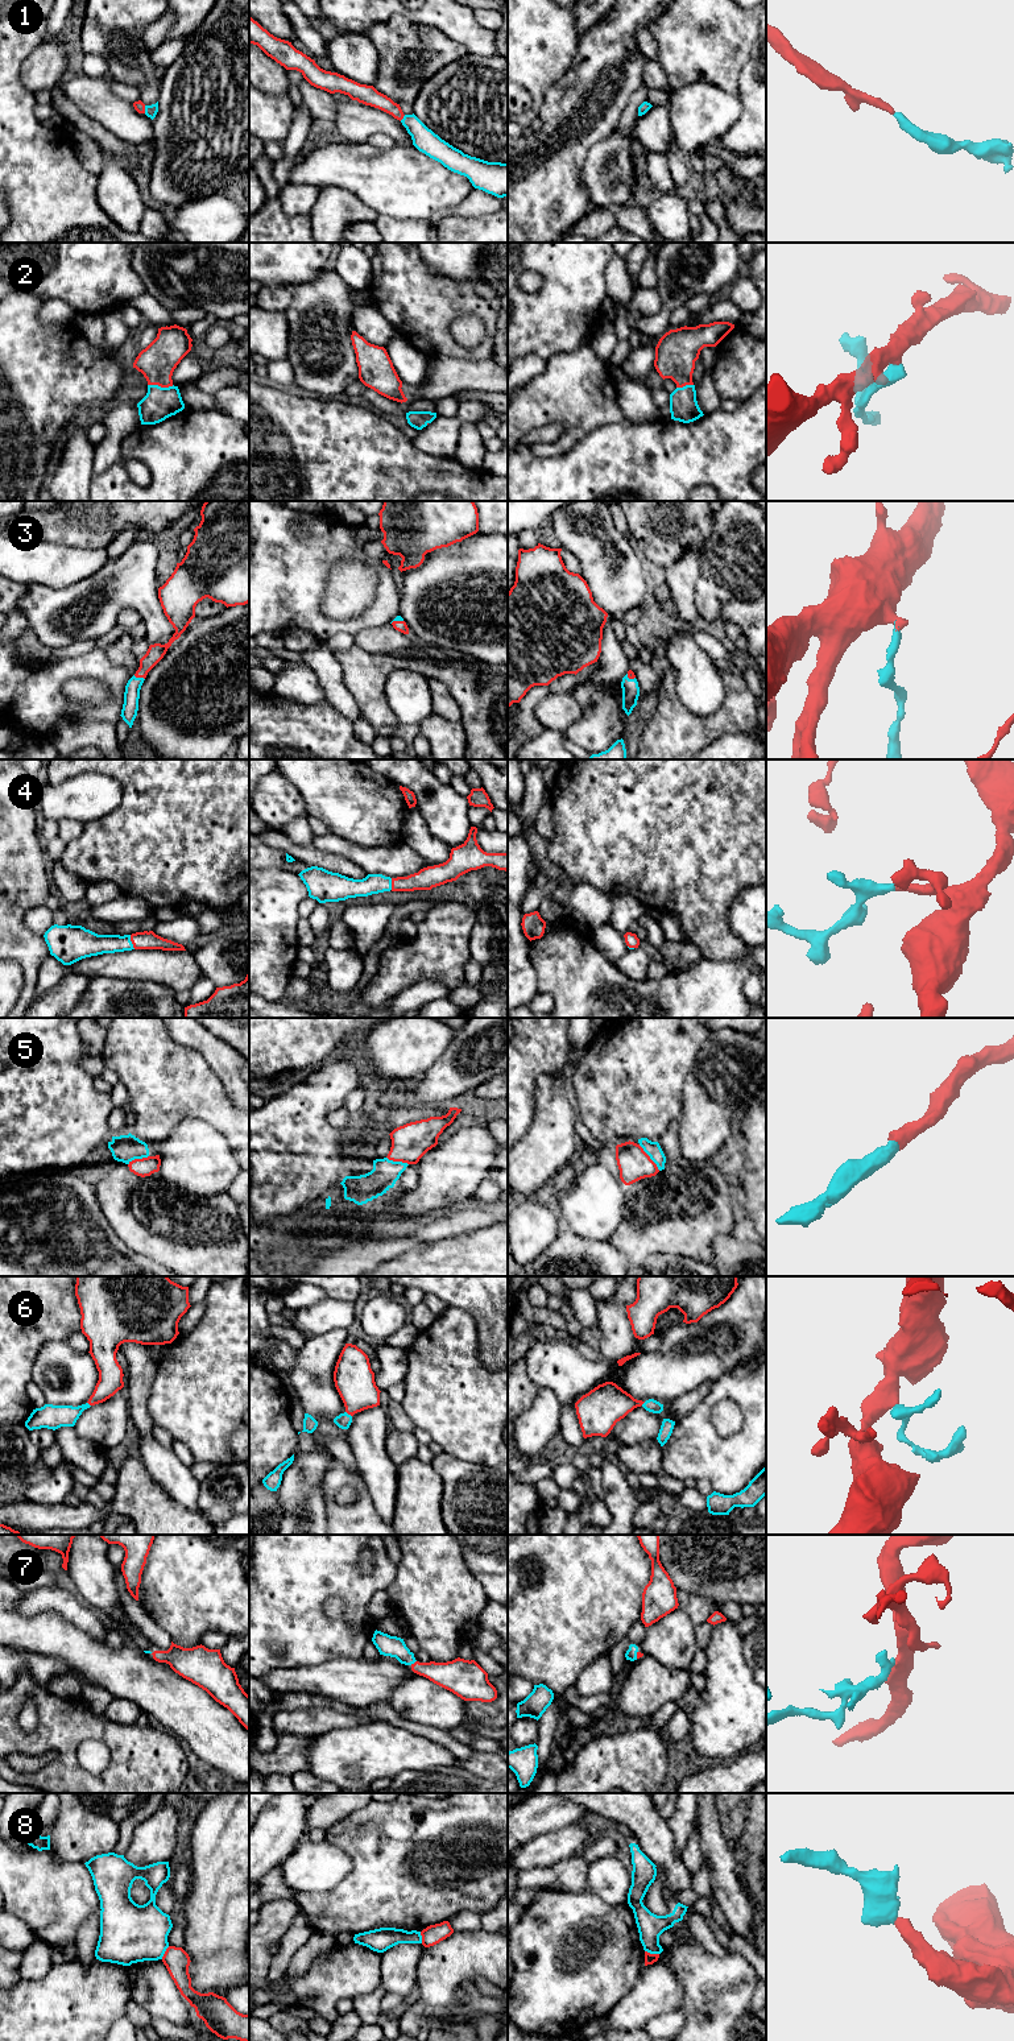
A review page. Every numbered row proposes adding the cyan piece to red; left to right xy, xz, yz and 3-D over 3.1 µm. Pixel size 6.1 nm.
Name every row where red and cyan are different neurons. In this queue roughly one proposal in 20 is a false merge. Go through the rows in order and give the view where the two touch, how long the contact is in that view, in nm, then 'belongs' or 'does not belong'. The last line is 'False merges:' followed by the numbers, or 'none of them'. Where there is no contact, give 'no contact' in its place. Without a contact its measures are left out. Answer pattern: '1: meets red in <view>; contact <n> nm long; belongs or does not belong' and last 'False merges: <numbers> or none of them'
1: meets red in xy; contact 50 nm long; belongs
2: meets red in xy; contact 160 nm long; belongs
3: meets red in xy; contact 80 nm long; belongs
4: meets red in xy; contact 90 nm long; belongs
5: meets red in yz; contact 200 nm long; belongs
6: meets red in xz; contact 50 nm long; belongs
7: meets red in xz; contact 50 nm long; belongs
8: meets red in yz; contact 90 nm long; does not belong
False merges: 8

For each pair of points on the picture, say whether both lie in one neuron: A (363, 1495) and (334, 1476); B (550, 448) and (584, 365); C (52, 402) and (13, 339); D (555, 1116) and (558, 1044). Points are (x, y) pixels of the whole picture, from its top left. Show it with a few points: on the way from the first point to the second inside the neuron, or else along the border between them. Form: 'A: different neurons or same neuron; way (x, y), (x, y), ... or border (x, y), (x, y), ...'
A: same neuron; way (359, 1487), (348, 1477), (342, 1476)
B: same neuron; way (572, 434), (580, 417), (580, 388)
C: same neuron; way (36, 386), (13, 364), (13, 355)
D: different neurons; border (559, 1075), (541, 1075), (536, 1081), (534, 1097)

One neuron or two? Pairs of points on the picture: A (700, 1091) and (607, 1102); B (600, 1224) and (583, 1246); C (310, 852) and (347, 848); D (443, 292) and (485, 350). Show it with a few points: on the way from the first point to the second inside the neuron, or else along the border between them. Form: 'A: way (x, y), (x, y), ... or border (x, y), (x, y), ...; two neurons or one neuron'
A: border (694, 1064), (685, 1080), (682, 1112), (677, 1118); two neurons
B: border (563, 1226), (582, 1236), (607, 1241); two neurons
C: border (313, 844), (323, 852), (343, 856), (350, 861); two neurons
D: way (443, 314), (443, 338), (456, 351), (463, 352); one neuron

